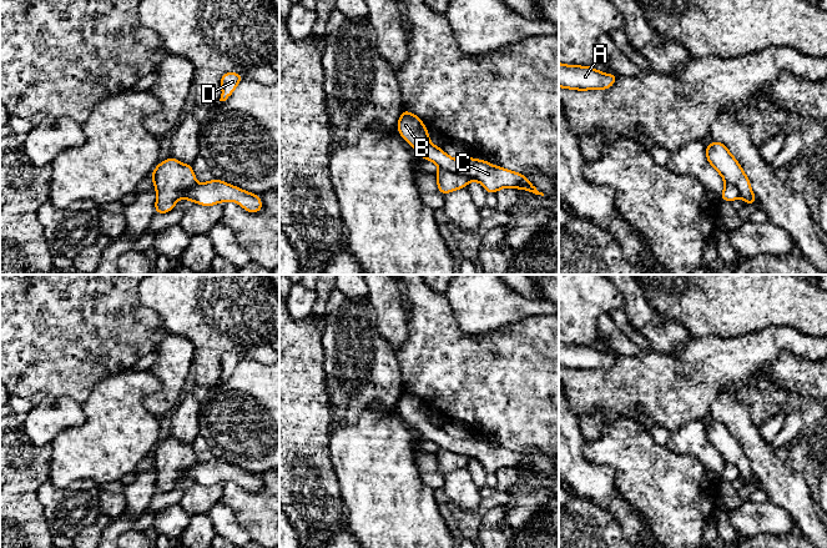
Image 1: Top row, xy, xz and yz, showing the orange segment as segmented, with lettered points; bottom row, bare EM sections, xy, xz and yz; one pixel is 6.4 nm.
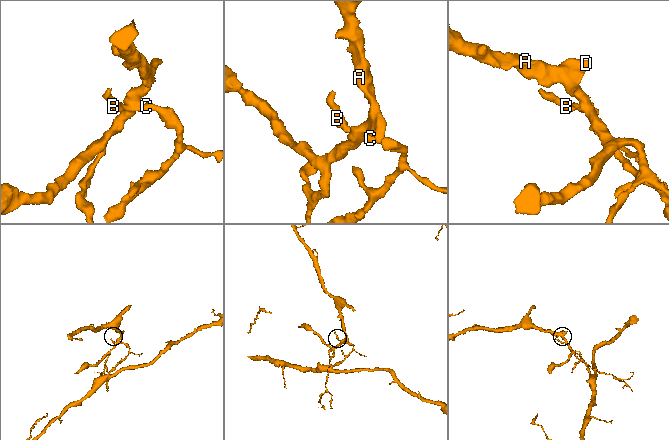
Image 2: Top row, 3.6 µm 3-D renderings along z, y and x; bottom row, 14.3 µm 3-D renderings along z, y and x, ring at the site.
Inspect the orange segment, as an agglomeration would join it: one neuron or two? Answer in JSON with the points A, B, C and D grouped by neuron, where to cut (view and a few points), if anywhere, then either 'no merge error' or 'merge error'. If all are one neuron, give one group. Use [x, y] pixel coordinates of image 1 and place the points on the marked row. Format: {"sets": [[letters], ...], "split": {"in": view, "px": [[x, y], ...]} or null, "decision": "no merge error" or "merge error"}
{"sets": [["A", "D"], ["B", "C"]], "split": {"in": "xz", "px": [[440, 167], [464, 174], [473, 180]]}, "decision": "merge error"}

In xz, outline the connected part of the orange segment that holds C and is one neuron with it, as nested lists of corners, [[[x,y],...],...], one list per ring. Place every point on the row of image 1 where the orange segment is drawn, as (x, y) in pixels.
[[[404,109],[397,122],[397,129],[399,135],[425,161],[433,161],[443,170],[462,174],[473,181],[480,182],[488,193],[495,193],[505,187],[515,187],[516,190],[528,190],[535,195],[544,196],[521,172],[495,166],[485,160],[474,157],[457,160],[447,155],[440,147],[430,142],[429,131],[425,129],[422,119]]]

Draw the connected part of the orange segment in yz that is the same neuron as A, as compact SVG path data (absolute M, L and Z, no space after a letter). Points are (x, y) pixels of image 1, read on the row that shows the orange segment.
M559 62L559 87L569 90L607 90L617 79L615 74L604 74L590 66Z

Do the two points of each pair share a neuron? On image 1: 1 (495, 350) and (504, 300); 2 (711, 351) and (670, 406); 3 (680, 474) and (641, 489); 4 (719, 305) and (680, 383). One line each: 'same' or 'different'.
1: different
2: same
3: same
4: different

